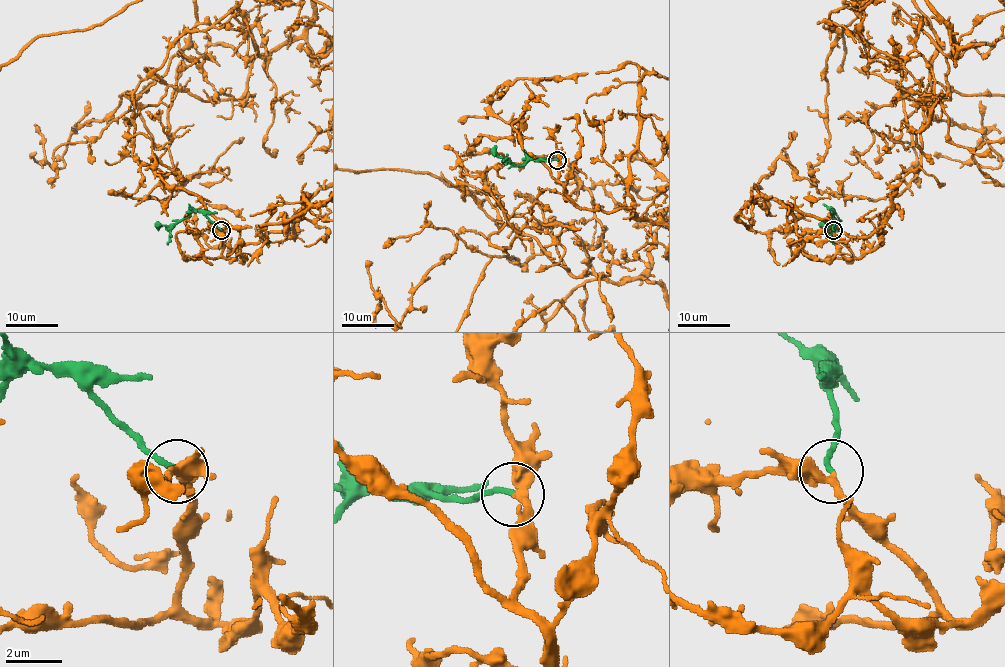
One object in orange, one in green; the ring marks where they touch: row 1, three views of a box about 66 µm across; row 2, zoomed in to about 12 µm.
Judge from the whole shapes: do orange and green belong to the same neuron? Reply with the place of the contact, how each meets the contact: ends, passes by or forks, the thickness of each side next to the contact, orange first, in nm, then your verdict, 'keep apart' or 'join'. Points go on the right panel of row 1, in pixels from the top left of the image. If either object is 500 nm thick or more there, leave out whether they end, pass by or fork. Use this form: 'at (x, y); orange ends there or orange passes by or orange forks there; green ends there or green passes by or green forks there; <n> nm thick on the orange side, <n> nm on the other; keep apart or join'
at (833, 230); orange passes by; green ends there; 320 nm thick on the orange side, 200 nm on the other; join

